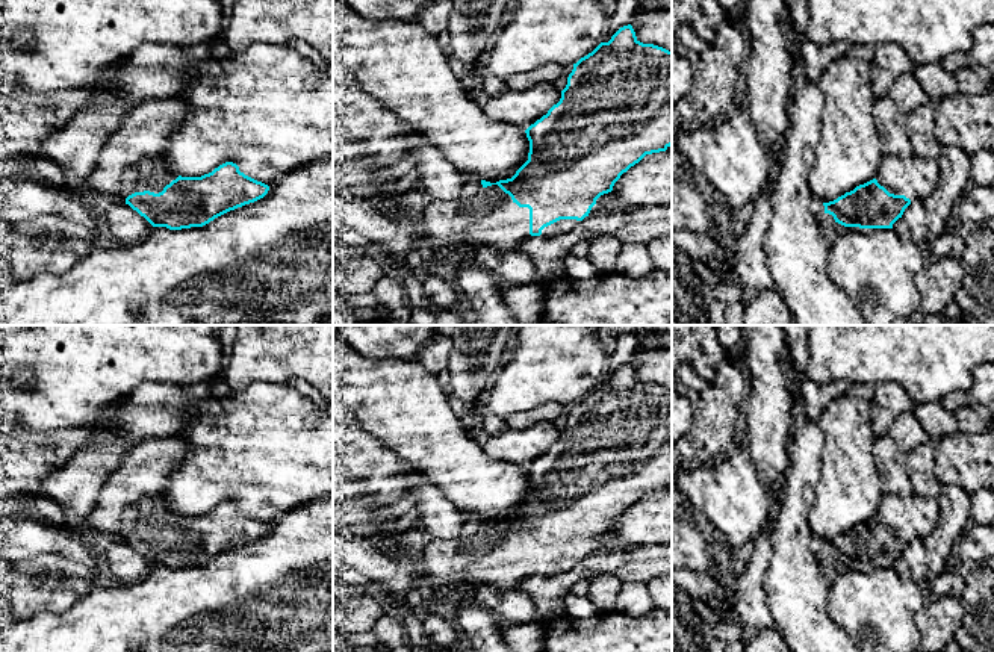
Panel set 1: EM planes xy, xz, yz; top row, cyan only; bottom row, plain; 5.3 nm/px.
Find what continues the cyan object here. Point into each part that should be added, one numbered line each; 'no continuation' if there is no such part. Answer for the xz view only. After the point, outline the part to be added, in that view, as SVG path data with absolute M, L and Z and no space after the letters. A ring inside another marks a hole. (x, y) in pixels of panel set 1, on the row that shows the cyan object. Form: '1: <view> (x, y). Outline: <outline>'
1: xz (477, 217). Outline: M469 177L460 194L452 200L434 200L413 225L425 236L430 247L452 245L460 254L483 245L502 251L519 251L520 242L530 238L530 209L519 207L498 185L484 188L480 179Z

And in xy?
1: xy (153, 174). Outline: M159 156L132 163L123 172L116 200L126 203L129 195L144 191L159 194L177 177Z

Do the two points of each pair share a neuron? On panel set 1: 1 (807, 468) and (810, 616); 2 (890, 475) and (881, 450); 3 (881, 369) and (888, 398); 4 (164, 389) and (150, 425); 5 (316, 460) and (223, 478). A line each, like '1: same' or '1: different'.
1: same
2: same
3: different
4: same
5: same

